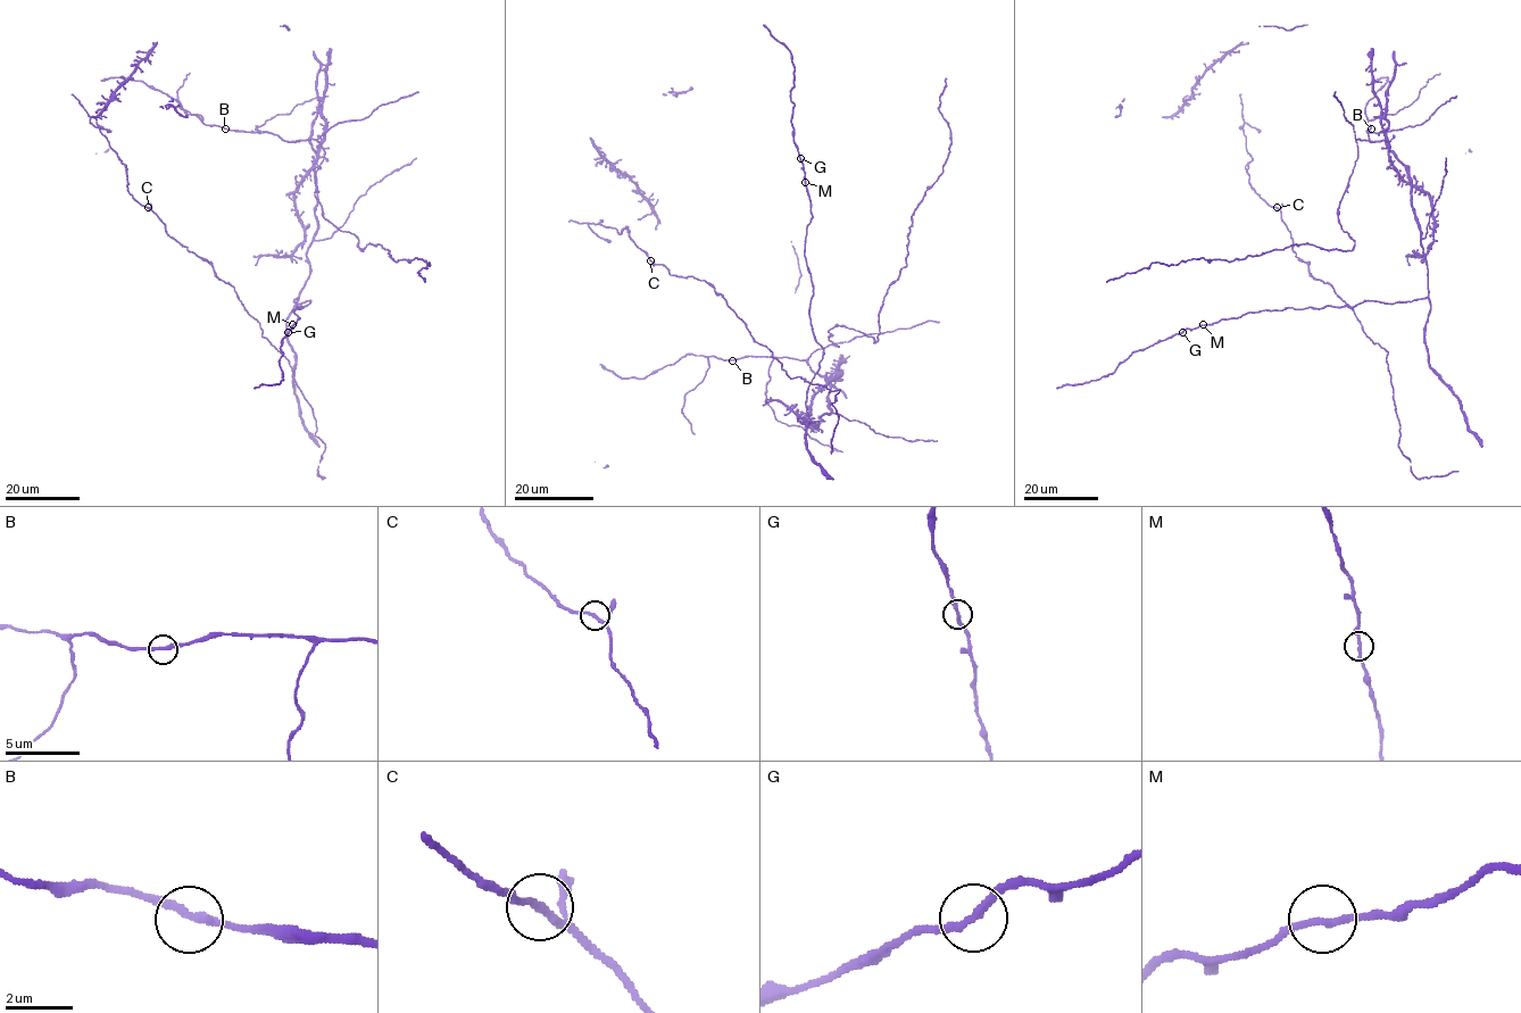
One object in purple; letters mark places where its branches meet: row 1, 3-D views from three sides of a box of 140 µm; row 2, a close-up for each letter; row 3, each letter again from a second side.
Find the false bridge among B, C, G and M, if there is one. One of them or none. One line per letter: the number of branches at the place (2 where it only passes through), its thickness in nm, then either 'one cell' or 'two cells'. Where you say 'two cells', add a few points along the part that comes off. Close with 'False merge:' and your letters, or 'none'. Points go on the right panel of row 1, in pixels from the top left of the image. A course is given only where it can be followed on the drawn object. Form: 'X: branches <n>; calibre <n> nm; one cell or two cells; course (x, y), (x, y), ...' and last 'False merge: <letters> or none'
B: branches 2; calibre 240 nm; one cell
C: branches 2; calibre 200 nm; one cell
G: branches 2; calibre 240 nm; one cell
M: branches 2; calibre 200 nm; one cell
False merge: none

